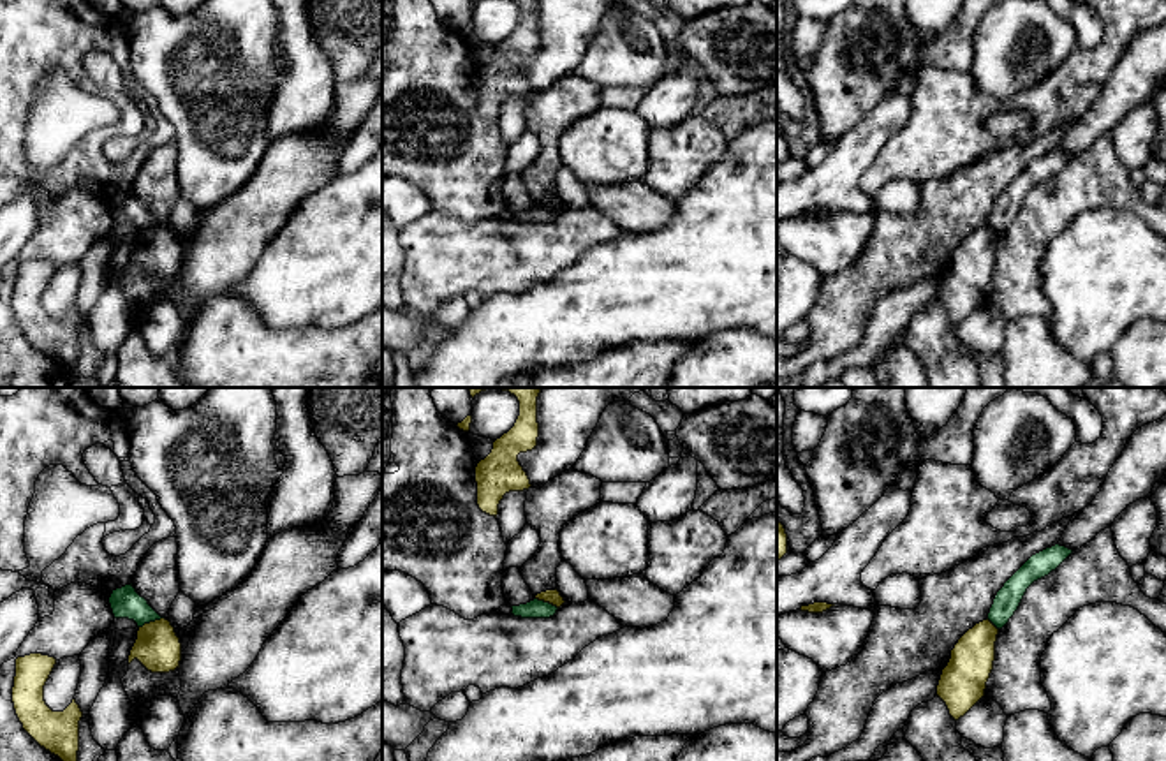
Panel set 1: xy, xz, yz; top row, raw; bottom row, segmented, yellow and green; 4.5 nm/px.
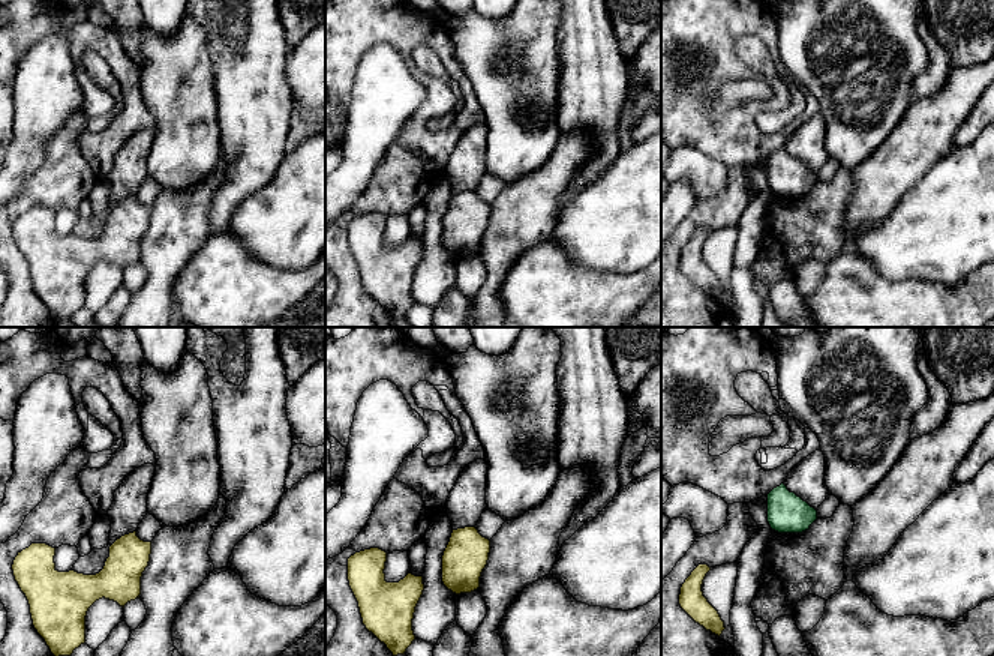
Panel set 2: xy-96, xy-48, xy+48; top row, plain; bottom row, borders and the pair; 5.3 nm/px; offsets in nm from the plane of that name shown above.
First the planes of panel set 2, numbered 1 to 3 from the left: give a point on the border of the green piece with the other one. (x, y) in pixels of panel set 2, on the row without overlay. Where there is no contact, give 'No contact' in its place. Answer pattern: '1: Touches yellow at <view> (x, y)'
1: No contact
2: No contact
3: No contact

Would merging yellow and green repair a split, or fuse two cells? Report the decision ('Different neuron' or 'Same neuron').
Different neuron

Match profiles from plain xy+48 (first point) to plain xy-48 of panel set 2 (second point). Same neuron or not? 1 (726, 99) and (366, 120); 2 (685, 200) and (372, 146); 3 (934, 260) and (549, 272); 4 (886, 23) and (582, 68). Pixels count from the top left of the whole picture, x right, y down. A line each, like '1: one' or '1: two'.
1: one
2: one
3: two
4: two

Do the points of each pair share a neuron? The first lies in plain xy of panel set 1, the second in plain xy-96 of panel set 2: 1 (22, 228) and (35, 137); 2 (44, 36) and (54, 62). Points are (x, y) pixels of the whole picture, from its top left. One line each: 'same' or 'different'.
1: same
2: different

